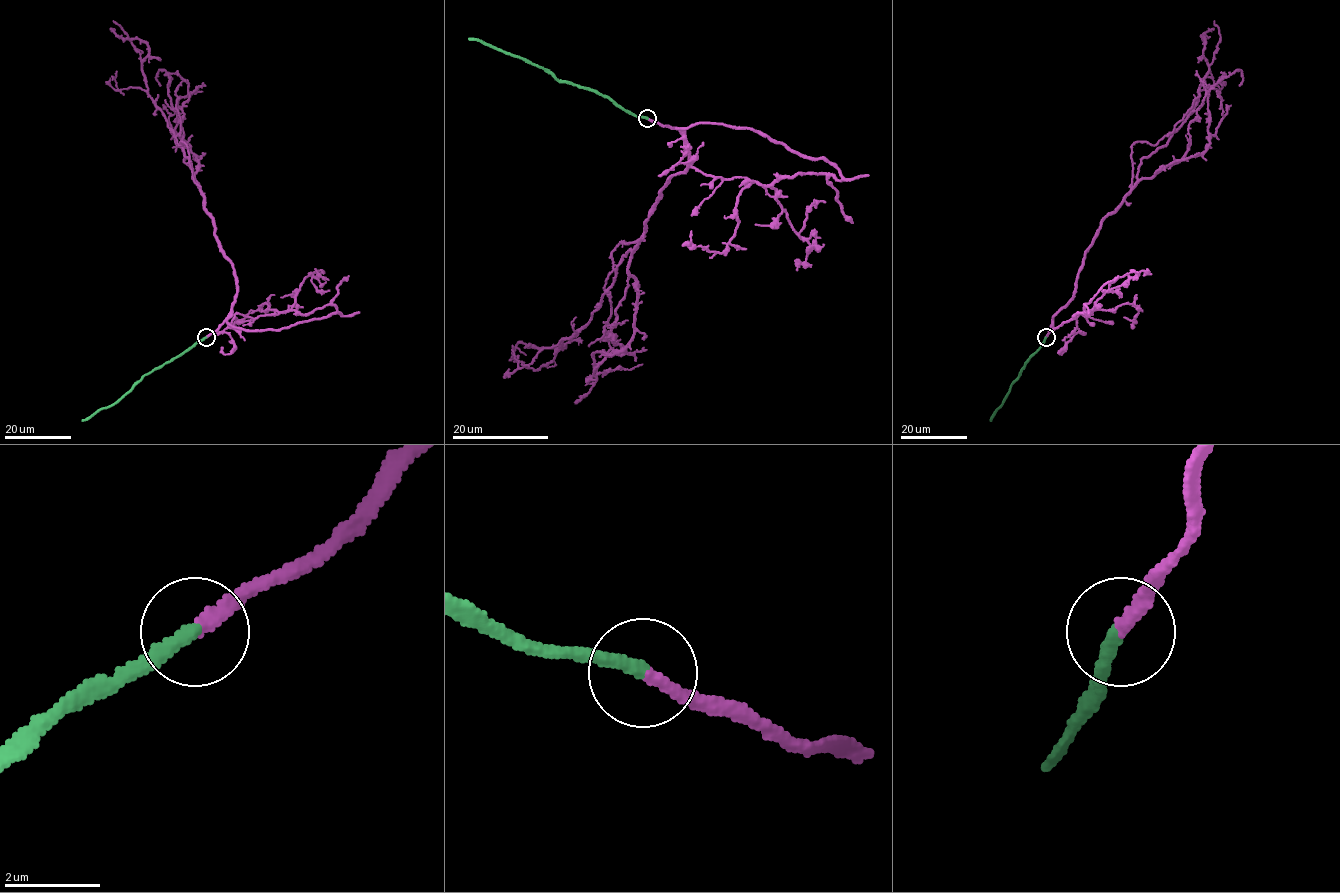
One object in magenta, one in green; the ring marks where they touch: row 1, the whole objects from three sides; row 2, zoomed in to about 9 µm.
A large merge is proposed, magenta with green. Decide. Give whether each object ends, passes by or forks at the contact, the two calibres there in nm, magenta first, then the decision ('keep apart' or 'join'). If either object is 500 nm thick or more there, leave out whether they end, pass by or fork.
magenta ends there; green ends there; 260 nm thick on the magenta side, 300 nm on the other; join

